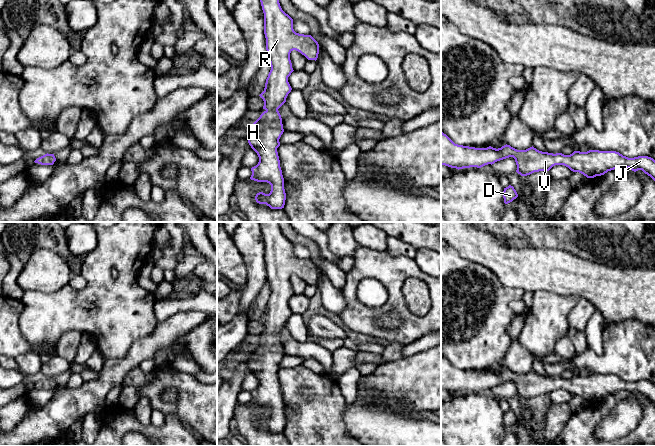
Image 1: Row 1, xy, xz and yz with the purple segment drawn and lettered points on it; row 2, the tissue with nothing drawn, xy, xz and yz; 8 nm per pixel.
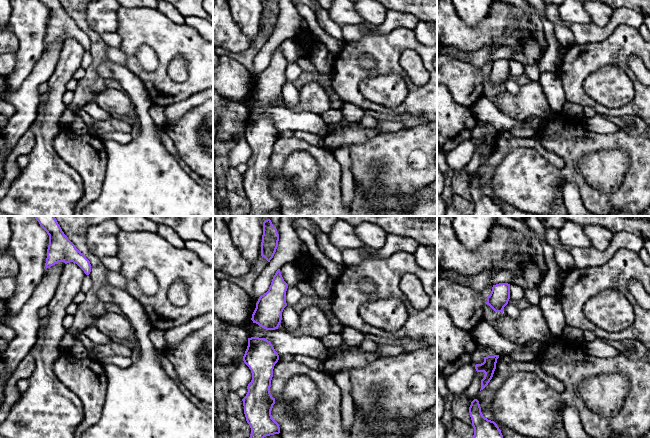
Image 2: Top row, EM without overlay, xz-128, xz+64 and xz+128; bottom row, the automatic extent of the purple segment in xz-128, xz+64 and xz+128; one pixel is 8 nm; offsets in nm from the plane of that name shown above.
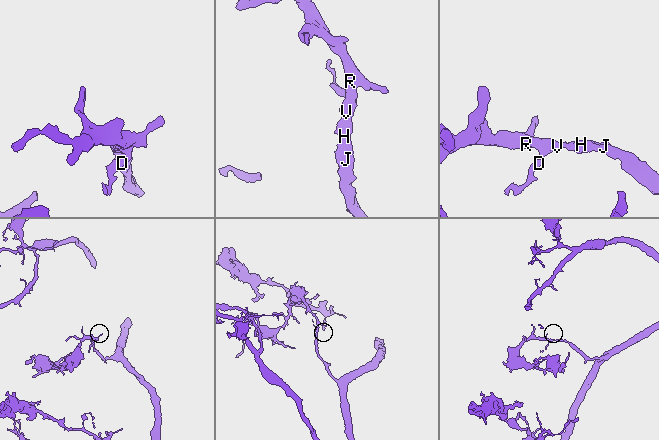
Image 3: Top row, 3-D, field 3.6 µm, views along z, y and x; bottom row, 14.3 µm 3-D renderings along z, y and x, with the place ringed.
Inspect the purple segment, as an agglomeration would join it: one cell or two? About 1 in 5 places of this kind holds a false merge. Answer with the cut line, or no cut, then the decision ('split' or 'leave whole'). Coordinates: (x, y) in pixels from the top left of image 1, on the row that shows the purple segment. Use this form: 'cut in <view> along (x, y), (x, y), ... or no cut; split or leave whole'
no cut; leave whole

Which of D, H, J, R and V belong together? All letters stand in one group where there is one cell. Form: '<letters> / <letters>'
D H J R V

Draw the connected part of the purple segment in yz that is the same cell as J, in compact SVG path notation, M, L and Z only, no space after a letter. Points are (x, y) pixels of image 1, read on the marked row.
M441 132L441 165L463 169L481 168L488 164L513 157L521 176L534 172L549 171L555 165L564 165L573 172L579 172L587 178L601 176L617 168L629 168L636 172L642 170L655 181L655 160L648 156L628 158L616 151L589 150L574 151L570 155L542 152L533 146L526 150L517 150L510 145L501 148L475 148L455 144Z

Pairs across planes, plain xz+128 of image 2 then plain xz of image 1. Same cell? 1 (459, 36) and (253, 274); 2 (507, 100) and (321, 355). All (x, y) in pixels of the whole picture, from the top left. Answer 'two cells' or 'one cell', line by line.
1: two cells
2: two cells

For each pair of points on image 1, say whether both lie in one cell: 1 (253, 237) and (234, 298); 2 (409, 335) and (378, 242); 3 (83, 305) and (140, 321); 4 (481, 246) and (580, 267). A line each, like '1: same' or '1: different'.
1: different
2: different
3: same
4: same

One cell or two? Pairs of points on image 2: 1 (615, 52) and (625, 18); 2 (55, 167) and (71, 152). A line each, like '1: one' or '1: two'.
1: two
2: two

